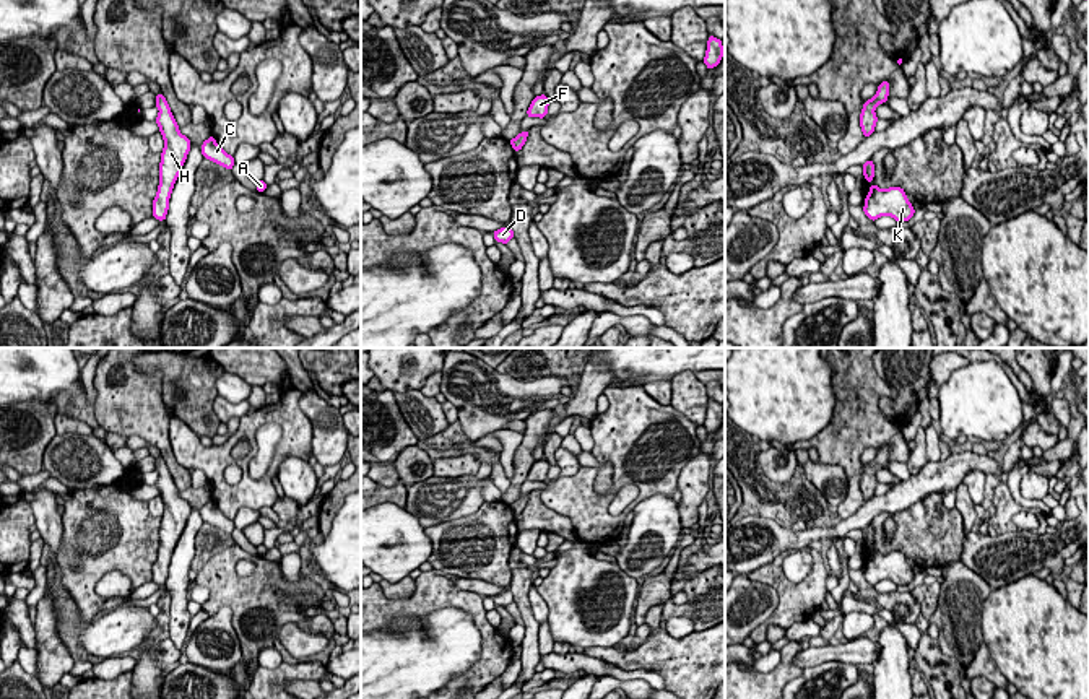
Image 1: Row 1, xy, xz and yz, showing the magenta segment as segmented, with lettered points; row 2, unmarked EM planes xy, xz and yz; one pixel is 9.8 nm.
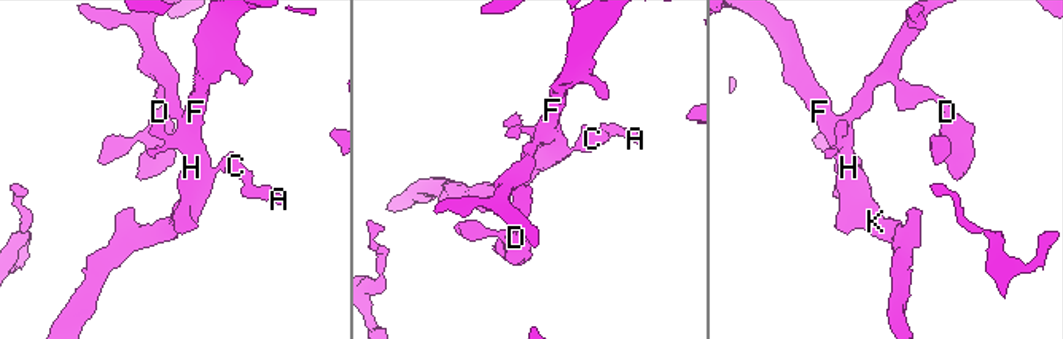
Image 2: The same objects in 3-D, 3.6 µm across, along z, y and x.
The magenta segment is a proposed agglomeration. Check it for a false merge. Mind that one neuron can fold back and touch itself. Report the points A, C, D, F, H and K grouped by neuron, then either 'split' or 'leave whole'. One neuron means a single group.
A C D F H K; leave whole

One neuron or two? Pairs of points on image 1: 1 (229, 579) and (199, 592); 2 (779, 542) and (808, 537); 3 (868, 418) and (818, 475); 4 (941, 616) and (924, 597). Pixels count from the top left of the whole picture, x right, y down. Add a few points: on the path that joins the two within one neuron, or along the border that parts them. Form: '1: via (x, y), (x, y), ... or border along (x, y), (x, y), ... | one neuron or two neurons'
1: border along (197, 582), (208, 590), (208, 599), (202, 605) | two neurons
2: via (785, 540), (802, 540) | one neuron
3: border along (818, 462), (844, 470), (847, 496), (842, 501) | two neurons
4: border along (941, 584), (938, 607), (930, 621) | two neurons

